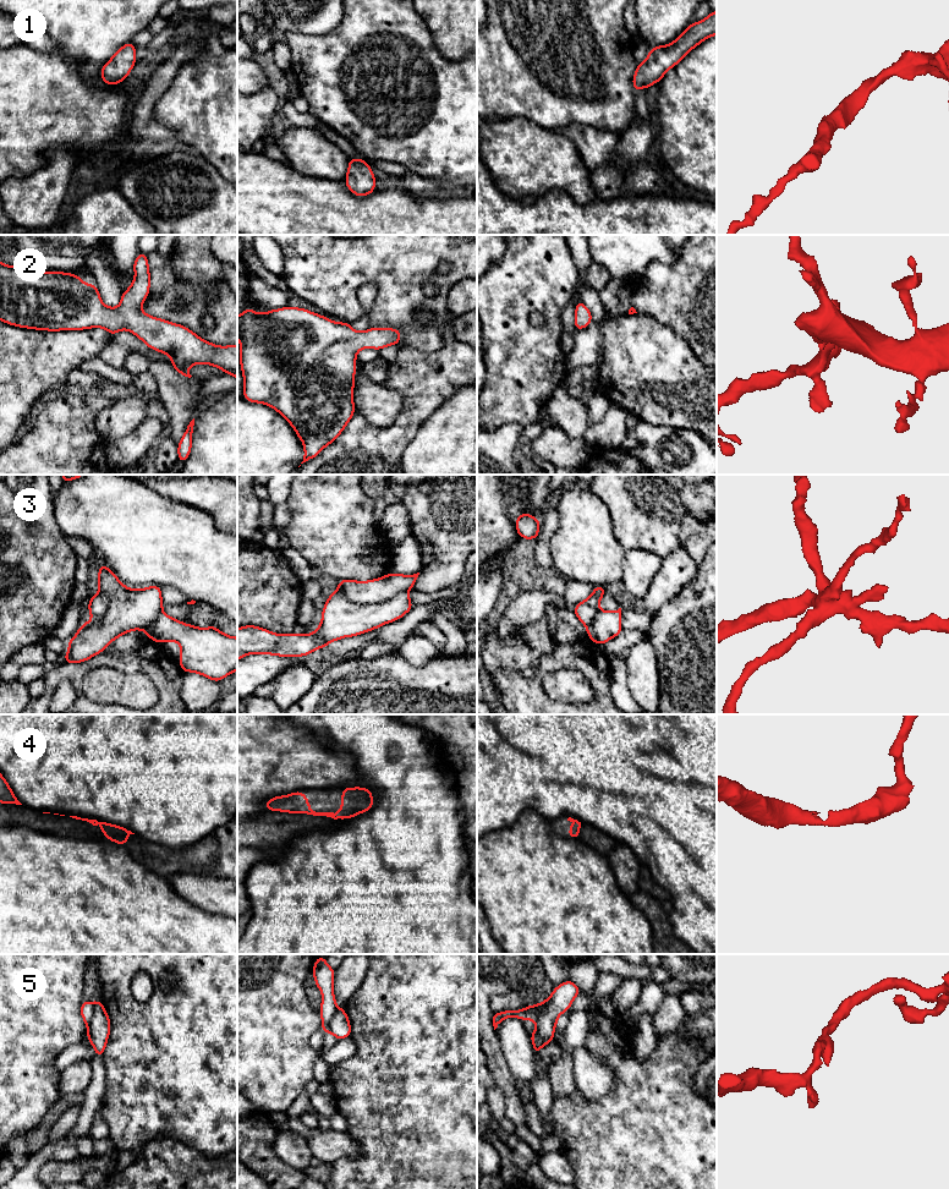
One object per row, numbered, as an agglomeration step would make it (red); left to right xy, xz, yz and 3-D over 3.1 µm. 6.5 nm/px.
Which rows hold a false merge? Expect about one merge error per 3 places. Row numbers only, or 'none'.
3, 5

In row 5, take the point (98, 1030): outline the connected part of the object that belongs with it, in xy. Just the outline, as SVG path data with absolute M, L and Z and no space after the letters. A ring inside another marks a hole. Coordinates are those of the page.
M97 999L94 1002L94 1014L90 1023L87 1026L87 1037L92 1043L95 1056L103 1057L106 1042L110 1035L110 1019L103 1006L103 1003Z

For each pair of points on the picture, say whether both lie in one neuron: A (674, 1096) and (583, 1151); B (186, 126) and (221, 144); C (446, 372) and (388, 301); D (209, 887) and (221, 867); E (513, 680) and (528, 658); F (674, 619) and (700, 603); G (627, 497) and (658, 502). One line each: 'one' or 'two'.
A: one
B: one
C: two
D: two
E: two
F: one
G: one

